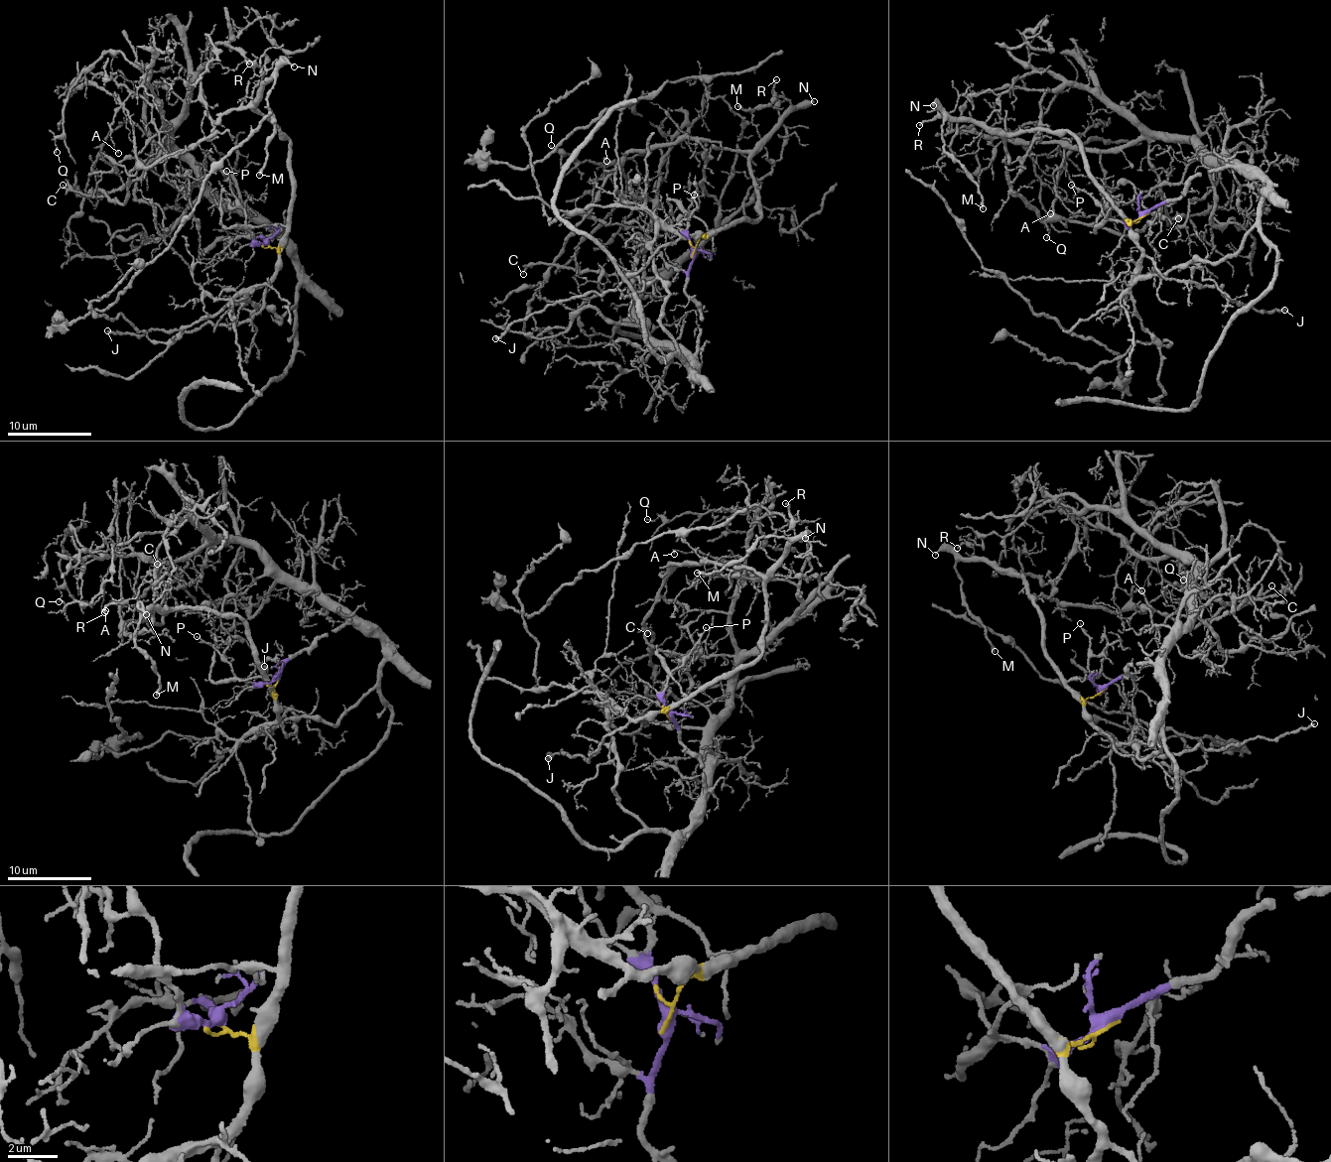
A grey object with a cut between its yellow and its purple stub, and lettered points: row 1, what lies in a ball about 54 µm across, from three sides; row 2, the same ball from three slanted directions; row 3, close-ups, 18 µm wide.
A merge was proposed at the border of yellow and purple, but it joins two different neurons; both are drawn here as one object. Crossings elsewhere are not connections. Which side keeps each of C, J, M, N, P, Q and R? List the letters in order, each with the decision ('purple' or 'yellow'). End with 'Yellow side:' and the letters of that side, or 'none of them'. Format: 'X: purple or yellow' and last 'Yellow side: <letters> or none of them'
C: purple
J: yellow
M: yellow
N: yellow
P: purple
Q: purple
R: purple
Yellow side: J, M, N

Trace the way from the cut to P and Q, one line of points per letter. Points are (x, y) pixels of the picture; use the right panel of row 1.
P: (1145, 215), (1121, 222), (1110, 220), (1100, 204), (1070, 184)
Q: (1145, 215), (1161, 204), (1160, 273), (1216, 261), (1262, 181), (1180, 139), (1067, 149), (1006, 128), (1046, 237)

